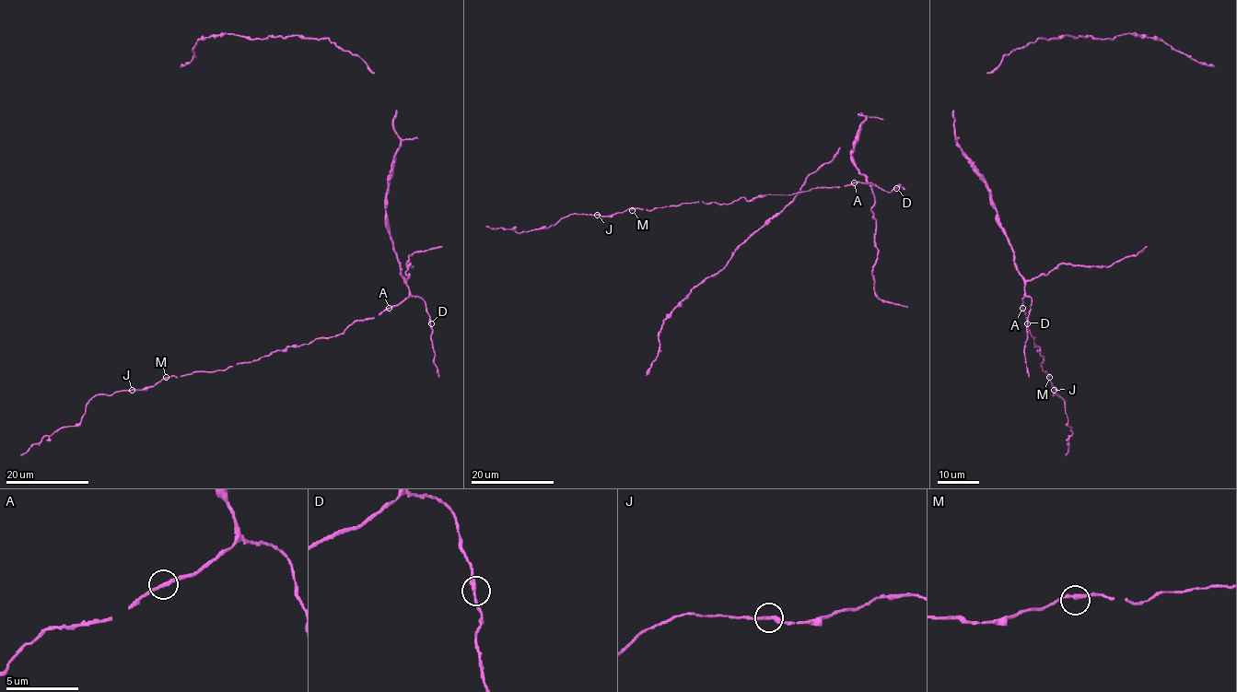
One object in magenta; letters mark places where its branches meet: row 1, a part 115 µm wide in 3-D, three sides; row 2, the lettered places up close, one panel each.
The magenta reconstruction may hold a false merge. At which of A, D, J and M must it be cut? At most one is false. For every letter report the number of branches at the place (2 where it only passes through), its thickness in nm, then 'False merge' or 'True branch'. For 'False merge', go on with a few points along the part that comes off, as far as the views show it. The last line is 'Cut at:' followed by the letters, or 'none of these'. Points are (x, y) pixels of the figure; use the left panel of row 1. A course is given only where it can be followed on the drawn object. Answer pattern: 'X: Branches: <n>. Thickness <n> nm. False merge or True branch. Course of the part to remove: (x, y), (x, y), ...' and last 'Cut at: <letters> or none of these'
A: Branches: 2. Thickness 240 nm. True branch
D: Branches: 2. Thickness 240 nm. True branch
J: Branches: 2. Thickness 240 nm. True branch
M: Branches: 2. Thickness 220 nm. True branch
Cut at: none of these

